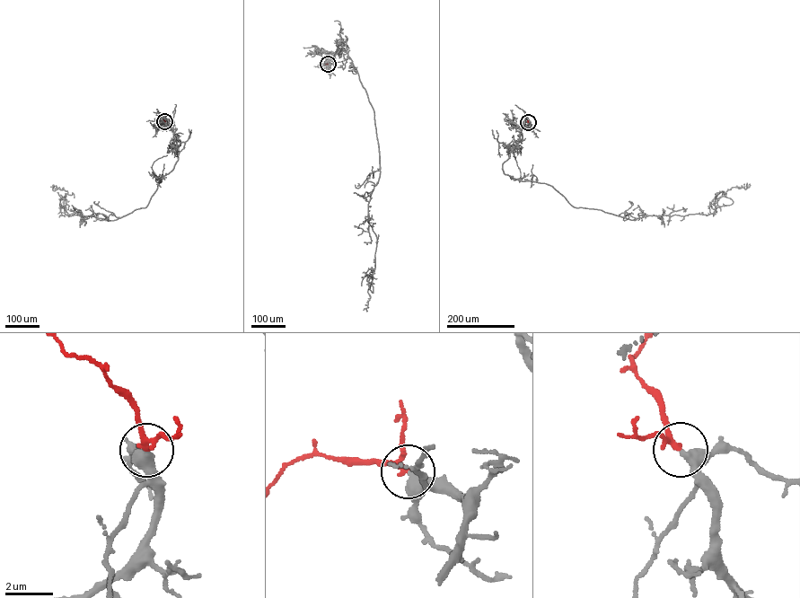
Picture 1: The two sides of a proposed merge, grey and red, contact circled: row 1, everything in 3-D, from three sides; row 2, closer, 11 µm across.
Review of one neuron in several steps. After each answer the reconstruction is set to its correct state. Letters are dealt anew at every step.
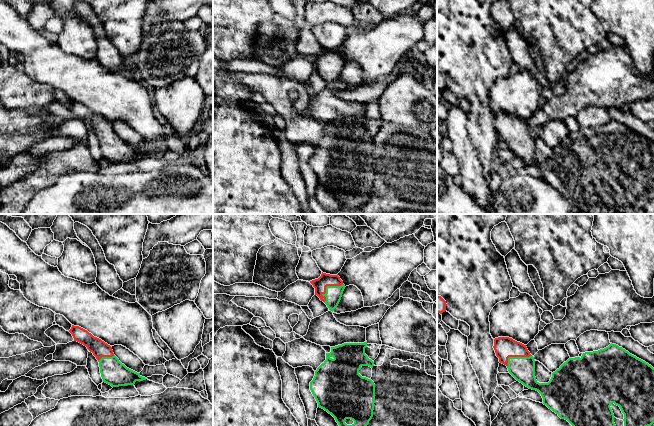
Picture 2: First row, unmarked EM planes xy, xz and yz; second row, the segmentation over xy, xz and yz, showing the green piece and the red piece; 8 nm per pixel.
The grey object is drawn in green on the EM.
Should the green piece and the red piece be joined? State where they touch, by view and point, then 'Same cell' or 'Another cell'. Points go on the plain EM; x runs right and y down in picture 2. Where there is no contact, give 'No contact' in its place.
Touches green at xz (327, 62). Same cell

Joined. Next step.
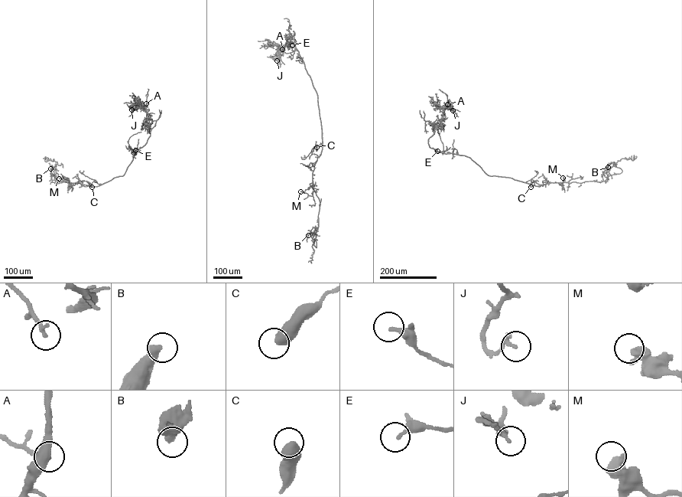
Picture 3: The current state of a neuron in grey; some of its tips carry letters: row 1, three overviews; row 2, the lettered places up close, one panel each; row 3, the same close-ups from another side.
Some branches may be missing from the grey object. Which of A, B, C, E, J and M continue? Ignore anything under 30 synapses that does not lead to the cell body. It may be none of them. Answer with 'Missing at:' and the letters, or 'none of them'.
Missing at: none of them

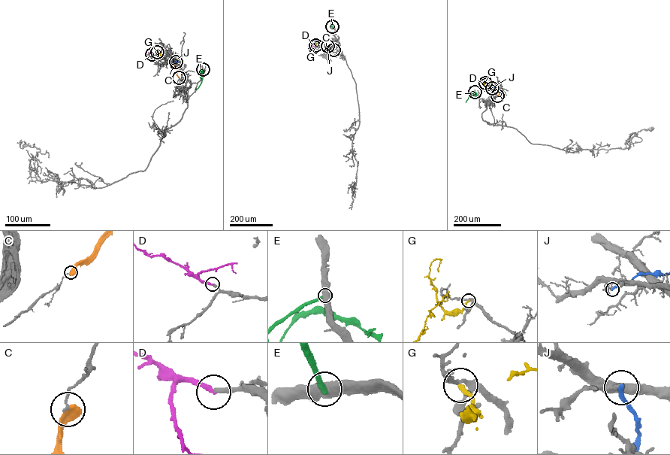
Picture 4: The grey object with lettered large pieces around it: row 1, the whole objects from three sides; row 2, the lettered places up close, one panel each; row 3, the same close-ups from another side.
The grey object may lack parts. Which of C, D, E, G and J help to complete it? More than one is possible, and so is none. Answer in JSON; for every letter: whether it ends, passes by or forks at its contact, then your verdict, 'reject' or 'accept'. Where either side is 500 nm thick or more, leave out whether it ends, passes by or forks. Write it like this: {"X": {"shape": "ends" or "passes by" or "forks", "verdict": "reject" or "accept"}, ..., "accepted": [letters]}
{"C": {"verdict": "reject"}, "D": {"shape": "ends", "verdict": "accept"}, "E": {"verdict": "reject"}, "G": {"shape": "ends", "verdict": "reject"}, "J": {"shape": "ends", "verdict": "reject"}, "accepted": ["D"]}

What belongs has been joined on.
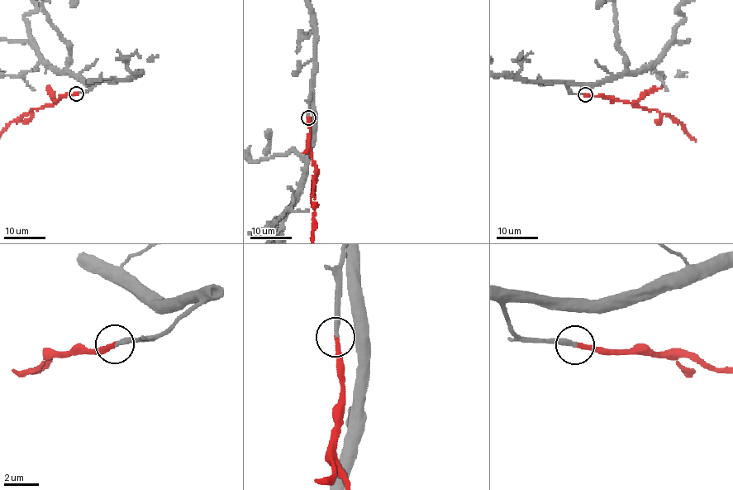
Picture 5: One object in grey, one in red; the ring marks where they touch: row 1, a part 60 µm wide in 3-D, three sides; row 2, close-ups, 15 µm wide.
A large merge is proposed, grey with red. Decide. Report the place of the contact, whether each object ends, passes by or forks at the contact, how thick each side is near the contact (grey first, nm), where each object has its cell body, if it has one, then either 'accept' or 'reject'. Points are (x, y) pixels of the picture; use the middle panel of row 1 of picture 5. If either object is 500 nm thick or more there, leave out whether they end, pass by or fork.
(308, 117) | grey ends | red ends | 260/240 nm | grey none | red none | accept

